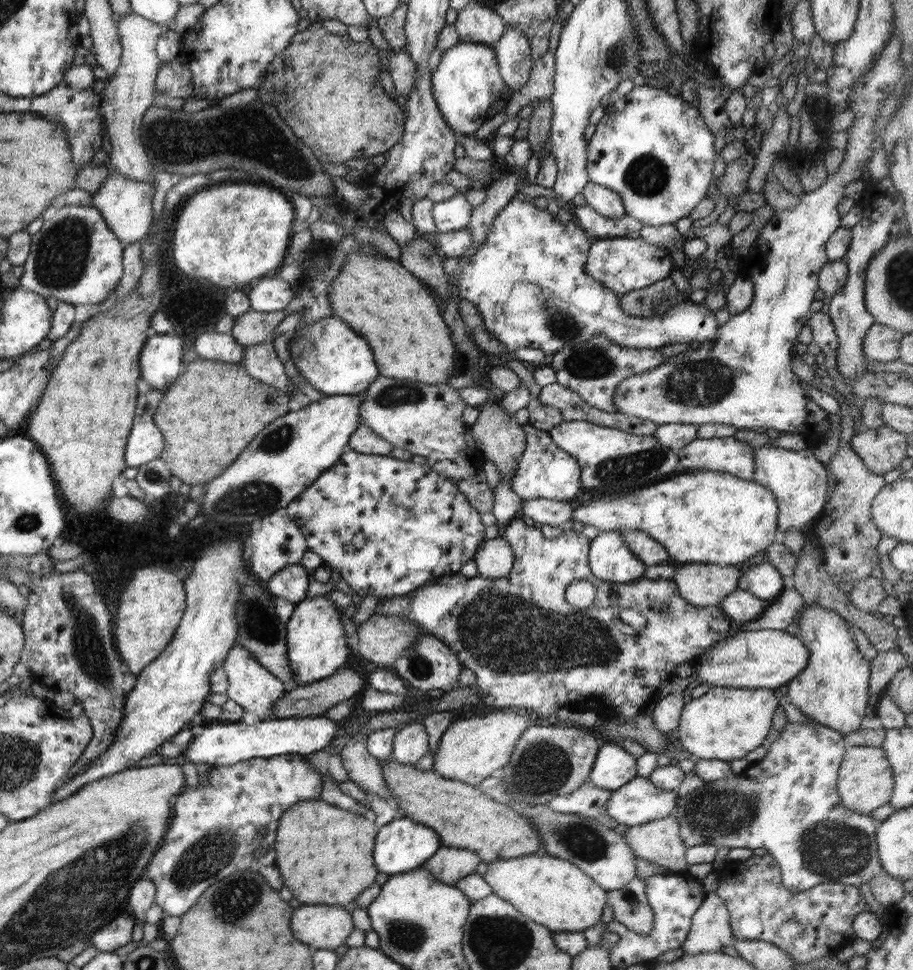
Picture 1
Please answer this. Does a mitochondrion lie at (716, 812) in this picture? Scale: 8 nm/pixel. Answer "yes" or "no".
yes

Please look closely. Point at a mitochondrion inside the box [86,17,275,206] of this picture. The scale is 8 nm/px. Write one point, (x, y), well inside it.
(155, 136)

